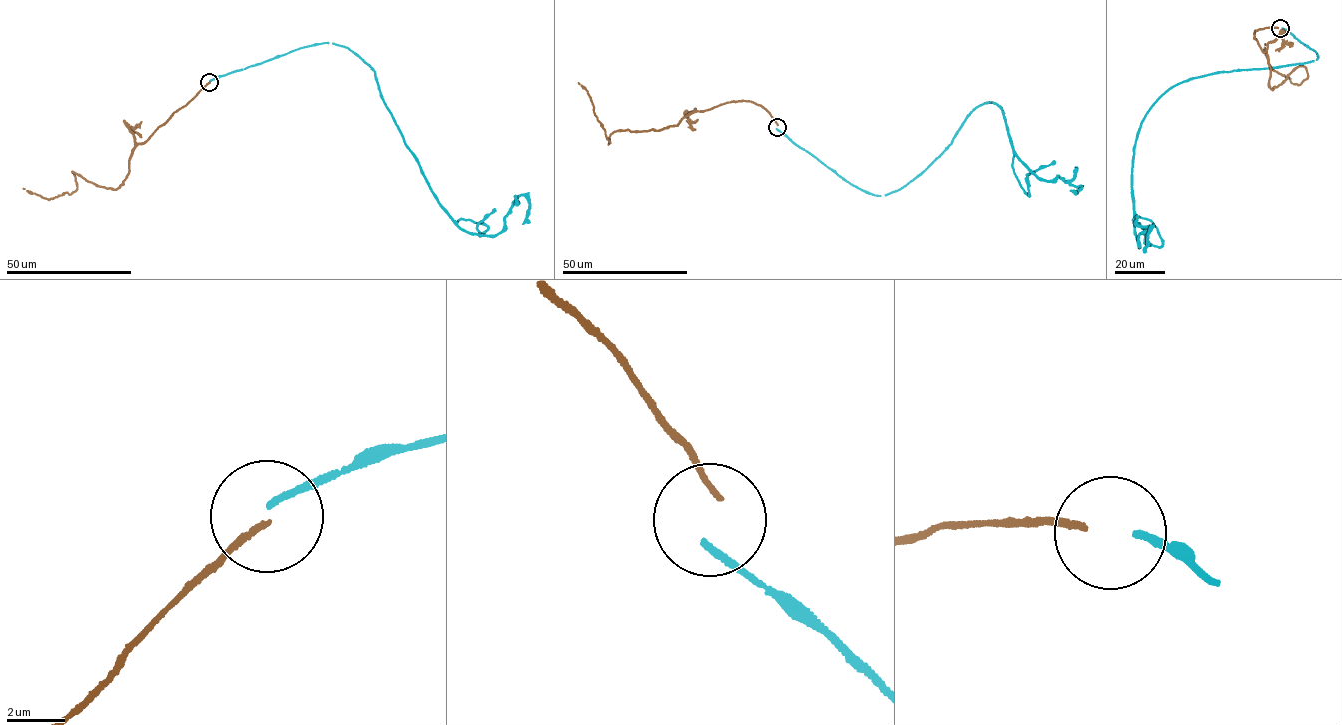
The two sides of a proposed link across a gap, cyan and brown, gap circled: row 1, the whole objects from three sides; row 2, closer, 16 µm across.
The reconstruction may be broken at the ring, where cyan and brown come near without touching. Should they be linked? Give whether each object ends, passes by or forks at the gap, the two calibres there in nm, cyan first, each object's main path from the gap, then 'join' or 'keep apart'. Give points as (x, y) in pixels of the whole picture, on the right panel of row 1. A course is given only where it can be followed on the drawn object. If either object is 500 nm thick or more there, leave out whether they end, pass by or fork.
cyan ends | brown ends | 240/190 nm | cyan via (1282, 28), (1318, 58), (1190, 78), (1148, 111), (1131, 170), (1138, 247), (1138, 235), (1153, 225), (1143, 250) | brown via (1278, 28), (1254, 33), (1270, 68), (1268, 85), (1302, 66), (1308, 77), (1297, 85), (1273, 71), (1264, 44) | keep apart

